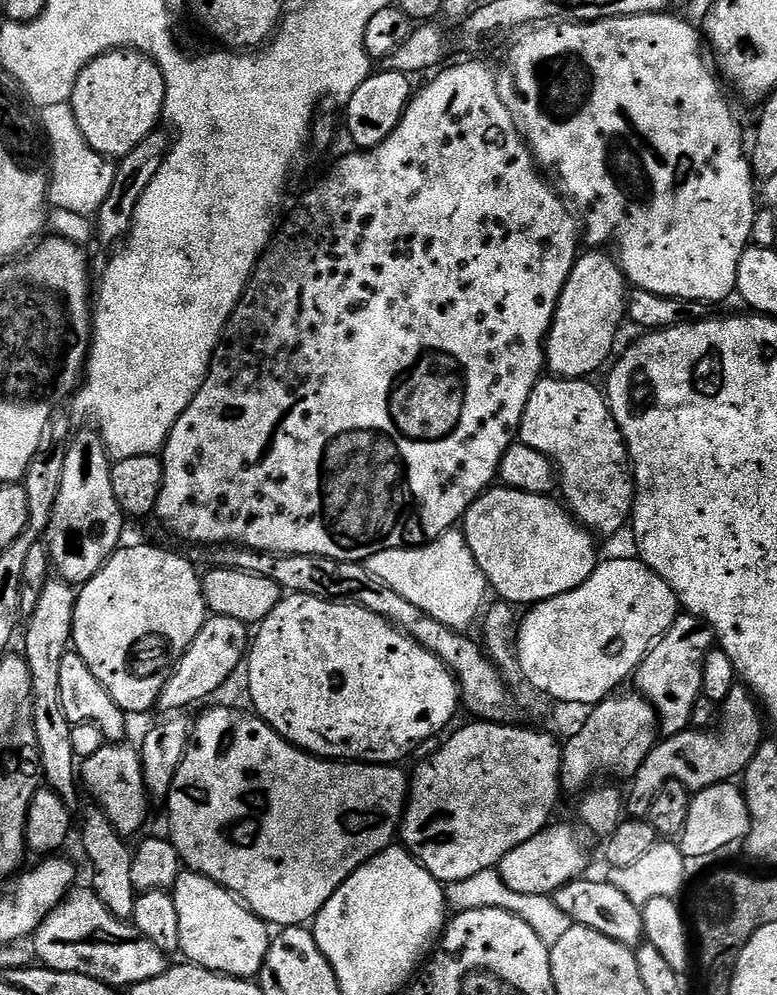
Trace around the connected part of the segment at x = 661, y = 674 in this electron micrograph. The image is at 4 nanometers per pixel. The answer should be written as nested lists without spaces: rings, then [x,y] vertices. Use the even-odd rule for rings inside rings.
[[[681,614],[676,617],[667,634],[648,649],[646,658],[636,668],[634,673],[635,691],[656,708],[658,728],[665,737],[677,736],[680,732],[689,731],[694,706],[702,695],[702,666],[706,662],[706,654],[711,652],[713,647],[714,633],[712,629],[696,616]]]

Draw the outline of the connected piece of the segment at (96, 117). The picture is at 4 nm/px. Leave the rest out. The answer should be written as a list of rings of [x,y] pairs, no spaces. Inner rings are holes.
[[[117,50],[94,58],[84,67],[78,82],[74,82],[70,103],[88,145],[103,156],[119,158],[157,131],[165,94],[162,70],[151,56],[135,50]]]

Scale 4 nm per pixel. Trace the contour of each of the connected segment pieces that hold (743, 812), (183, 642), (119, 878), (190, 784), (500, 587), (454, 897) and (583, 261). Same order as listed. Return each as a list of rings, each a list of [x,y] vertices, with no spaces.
[[[728,781],[699,789],[690,799],[678,847],[686,860],[706,858],[747,837],[751,828],[748,803],[739,785]]]
[[[136,544],[133,548],[121,546],[79,589],[74,606],[72,644],[74,651],[94,670],[94,678],[106,686],[110,698],[126,714],[148,712],[157,707],[162,690],[173,668],[180,663],[184,652],[202,630],[210,613],[204,600],[204,586],[197,565],[187,555],[167,552],[164,548],[151,548]]]
[[[92,806],[92,809],[85,814],[80,840],[84,843],[84,852],[88,855],[89,862],[92,863],[93,872],[92,881],[90,881],[92,891],[100,899],[102,906],[110,910],[110,914],[114,914],[120,920],[131,921],[138,893],[134,886],[132,871],[130,871],[133,849],[129,841],[121,836],[107,814],[98,806]]]
[[[212,708],[209,712],[202,713],[197,718],[196,724],[194,720],[188,752],[185,753],[174,774],[174,782],[166,797],[170,828],[168,838],[178,850],[181,863],[189,871],[209,877],[216,884],[223,886],[251,908],[265,924],[280,928],[304,926],[315,921],[324,903],[336,893],[338,886],[346,882],[346,878],[350,878],[350,874],[354,874],[354,870],[358,870],[367,860],[374,858],[382,850],[393,847],[398,836],[400,821],[404,819],[404,806],[408,798],[410,780],[406,772],[404,776],[400,766],[337,762],[314,756],[311,752],[303,752],[301,748],[296,748],[290,741],[281,738],[266,721],[261,720],[251,711],[248,712],[239,712],[236,708]]]
[[[493,486],[482,493],[464,515],[462,531],[474,554],[474,562],[478,562],[482,574],[488,579],[489,589],[495,595],[497,592],[501,601],[513,606],[538,604],[542,600],[549,600],[582,586],[582,582],[586,582],[586,578],[594,574],[598,555],[596,556],[597,541],[593,533],[589,532],[559,499],[556,501],[551,500],[552,498],[548,494],[539,496],[517,488]]]
[[[487,868],[482,870],[482,874],[473,874],[470,878],[462,878],[462,882],[447,885],[444,889],[444,902],[453,913],[483,908],[506,910],[522,918],[522,922],[526,922],[526,926],[530,926],[530,930],[534,930],[534,934],[538,934],[538,938],[542,938],[542,942],[549,946],[556,944],[558,938],[563,938],[566,930],[570,930],[573,925],[570,917],[557,906],[552,896],[518,894],[518,890],[510,890],[510,886],[502,882],[496,868]]]
[[[588,250],[588,253],[577,255],[576,264],[570,270],[566,286],[560,295],[560,301],[556,307],[556,316],[552,320],[552,326],[548,329],[546,337],[546,368],[551,375],[558,376],[562,380],[583,380],[585,378],[595,377],[595,372],[603,366],[604,363],[609,363],[610,357],[613,355],[612,343],[616,340],[616,335],[620,332],[620,323],[625,323],[626,320],[626,281],[624,279],[624,272],[620,269],[619,263],[611,255],[607,256],[607,251],[604,250]]]

